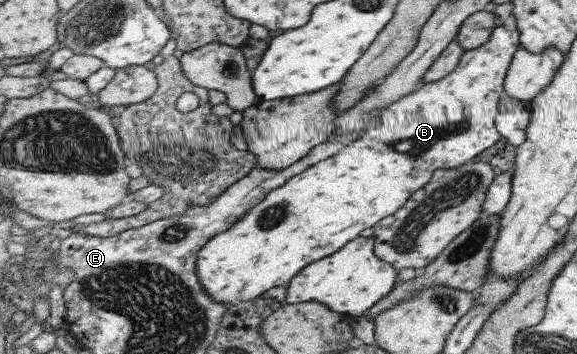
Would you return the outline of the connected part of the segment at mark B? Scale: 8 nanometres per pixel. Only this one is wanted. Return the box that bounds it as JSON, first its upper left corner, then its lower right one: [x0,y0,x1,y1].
[198,27,522,304]

